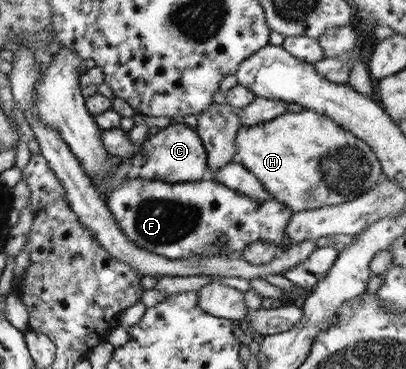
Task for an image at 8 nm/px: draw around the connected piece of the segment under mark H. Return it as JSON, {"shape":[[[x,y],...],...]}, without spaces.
{"shape":[[[309,109],[283,113],[255,125],[239,125],[235,133],[233,159],[263,184],[271,199],[283,203],[292,213],[349,202],[363,194],[367,188],[365,182],[369,180],[368,174],[379,170],[379,162],[364,140],[353,136],[333,119]]]}

